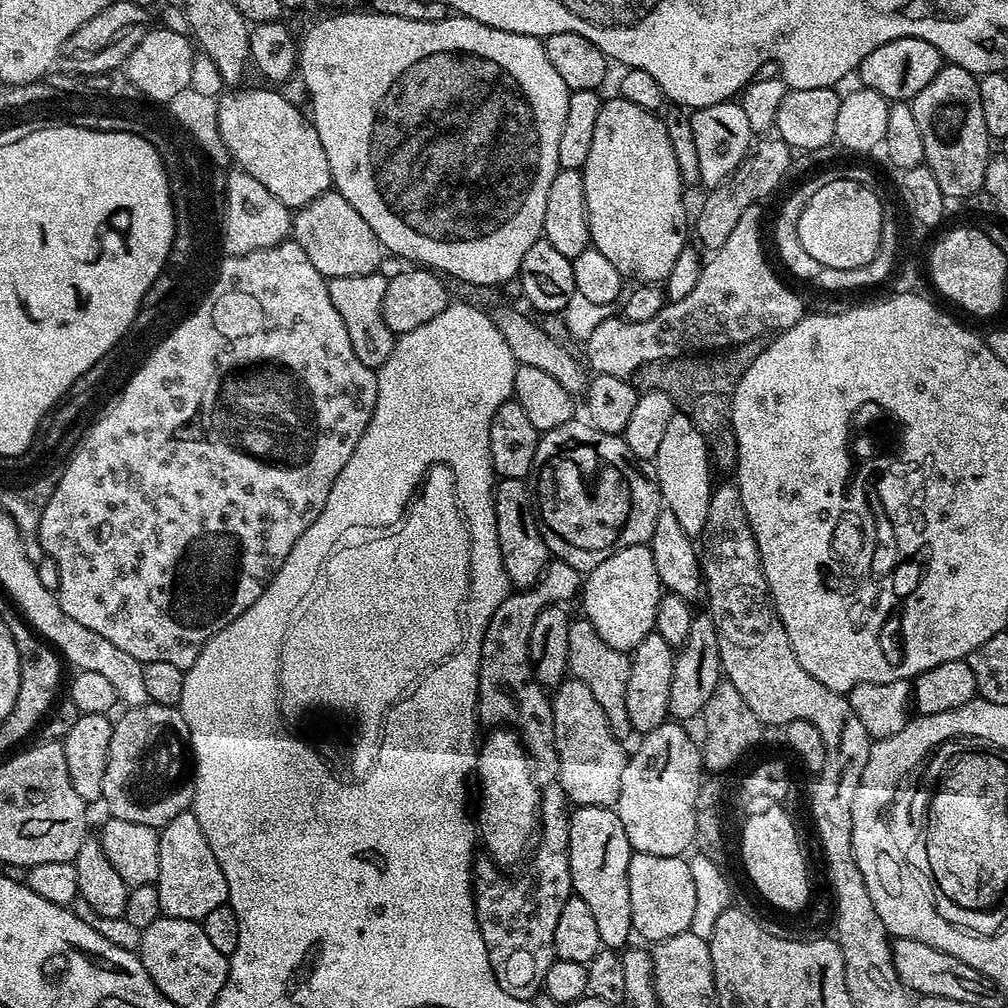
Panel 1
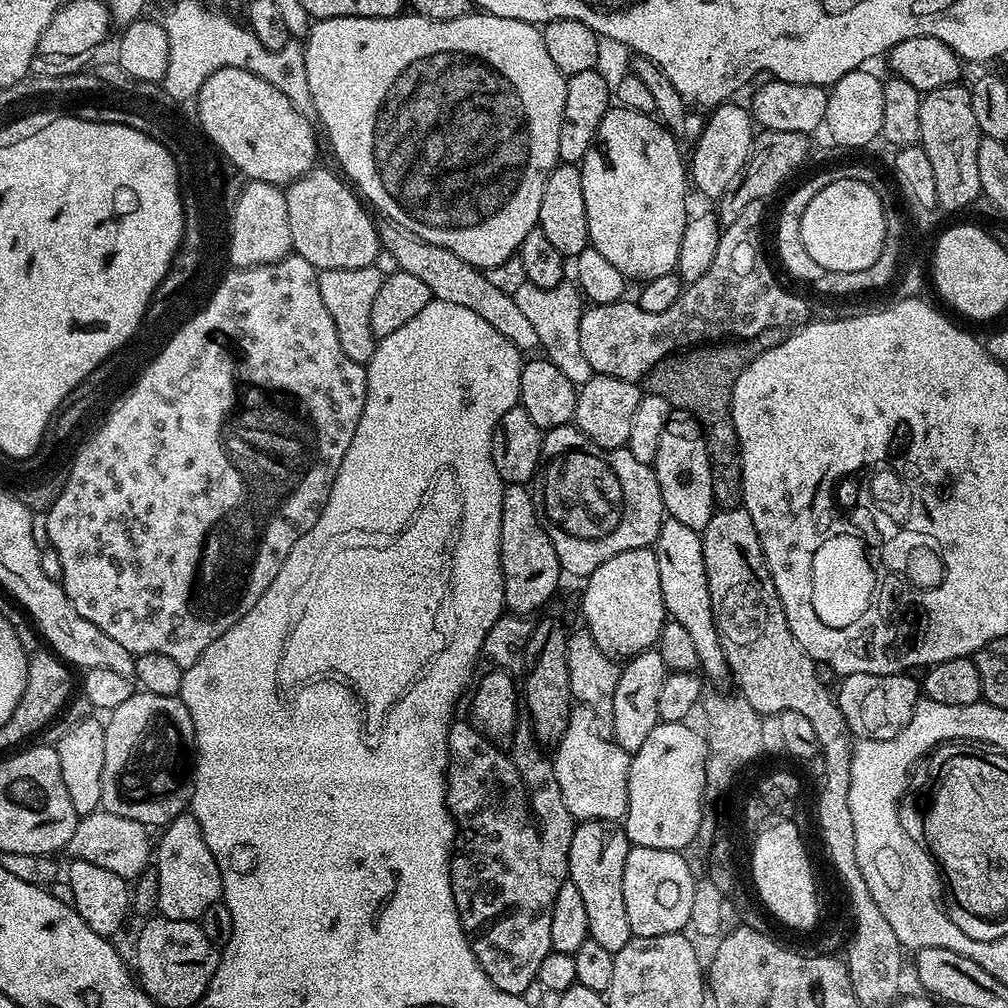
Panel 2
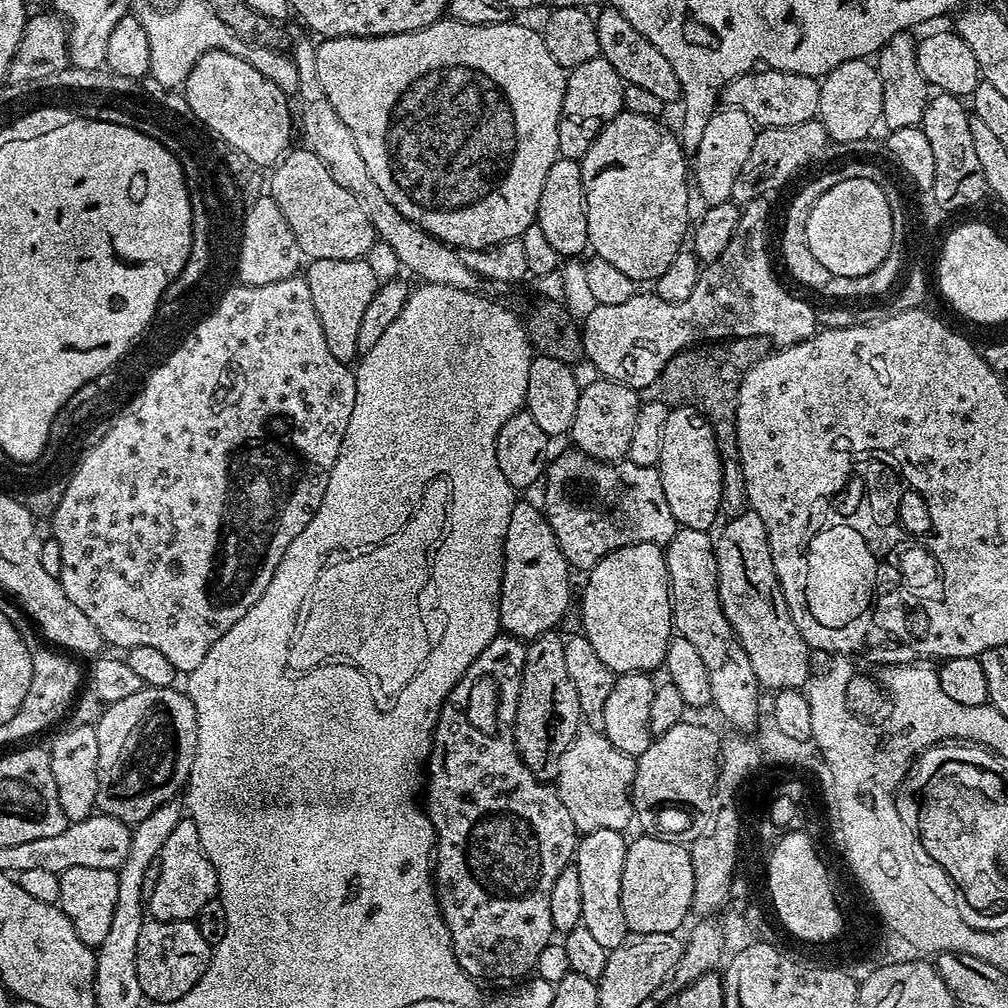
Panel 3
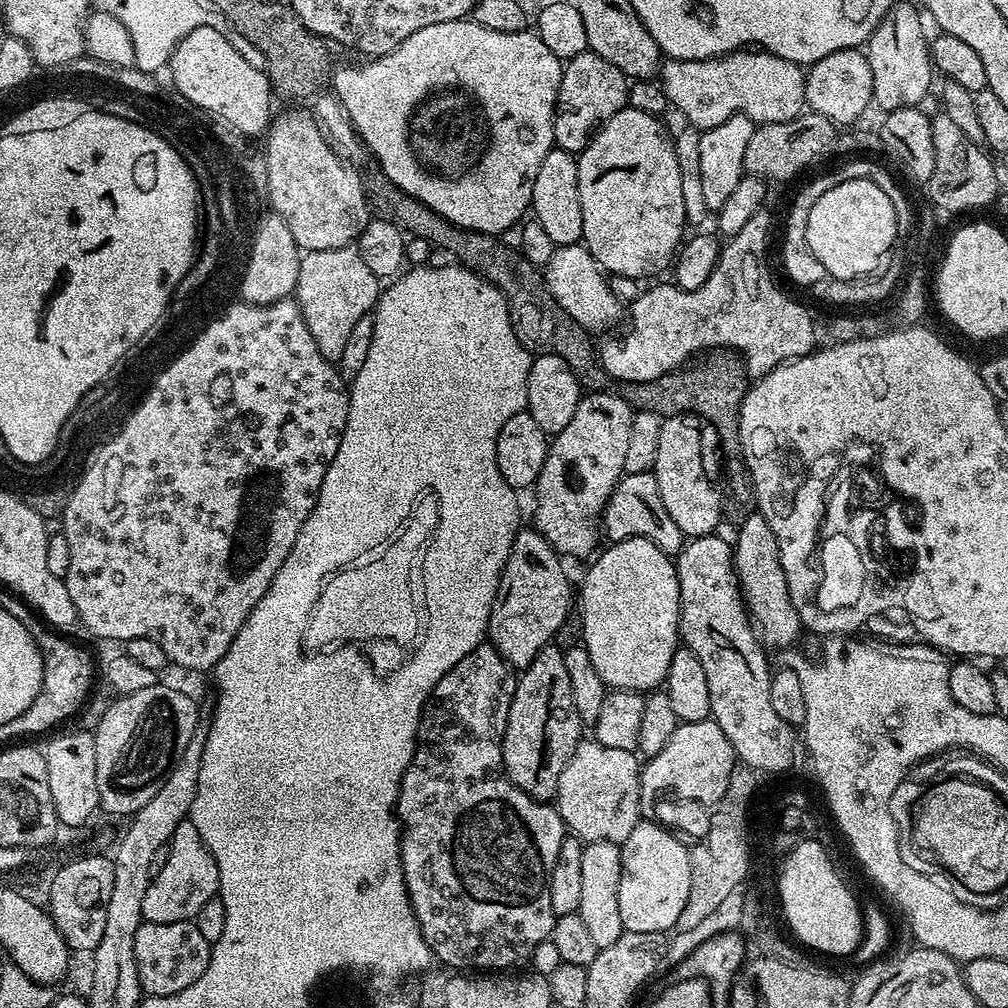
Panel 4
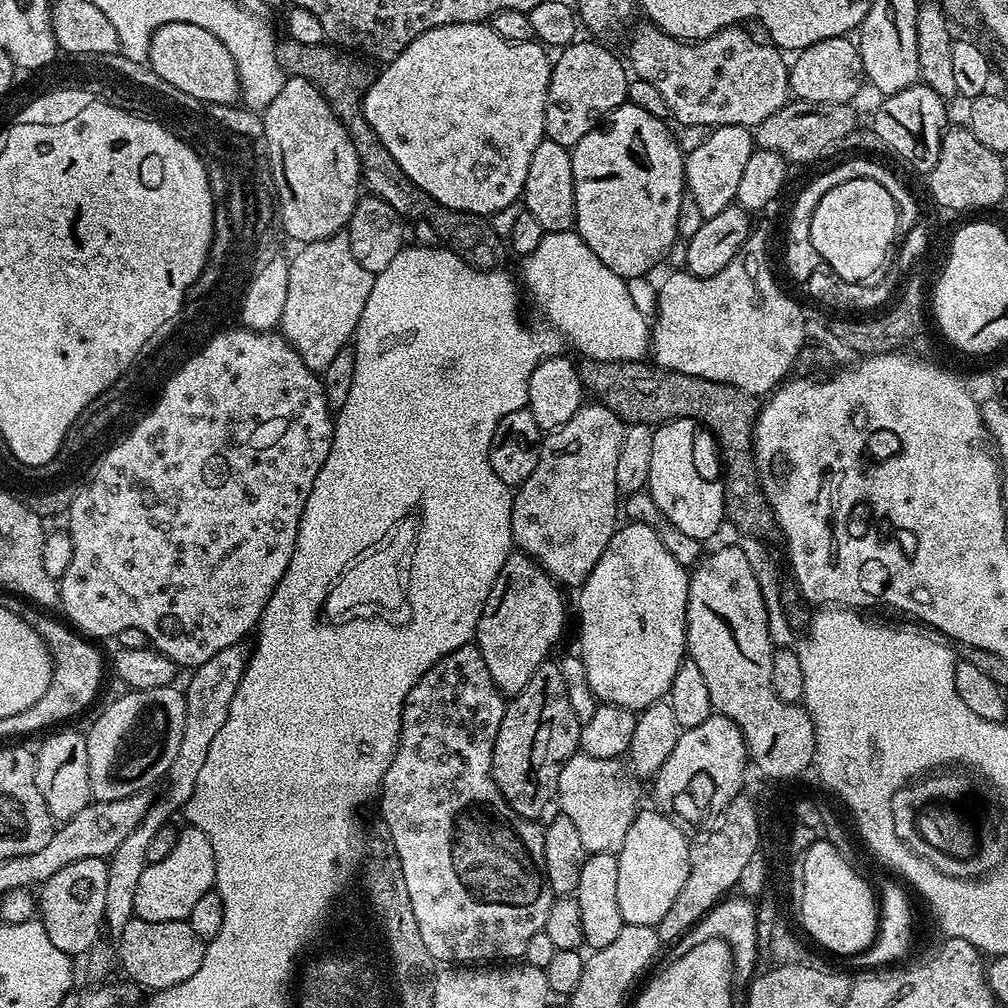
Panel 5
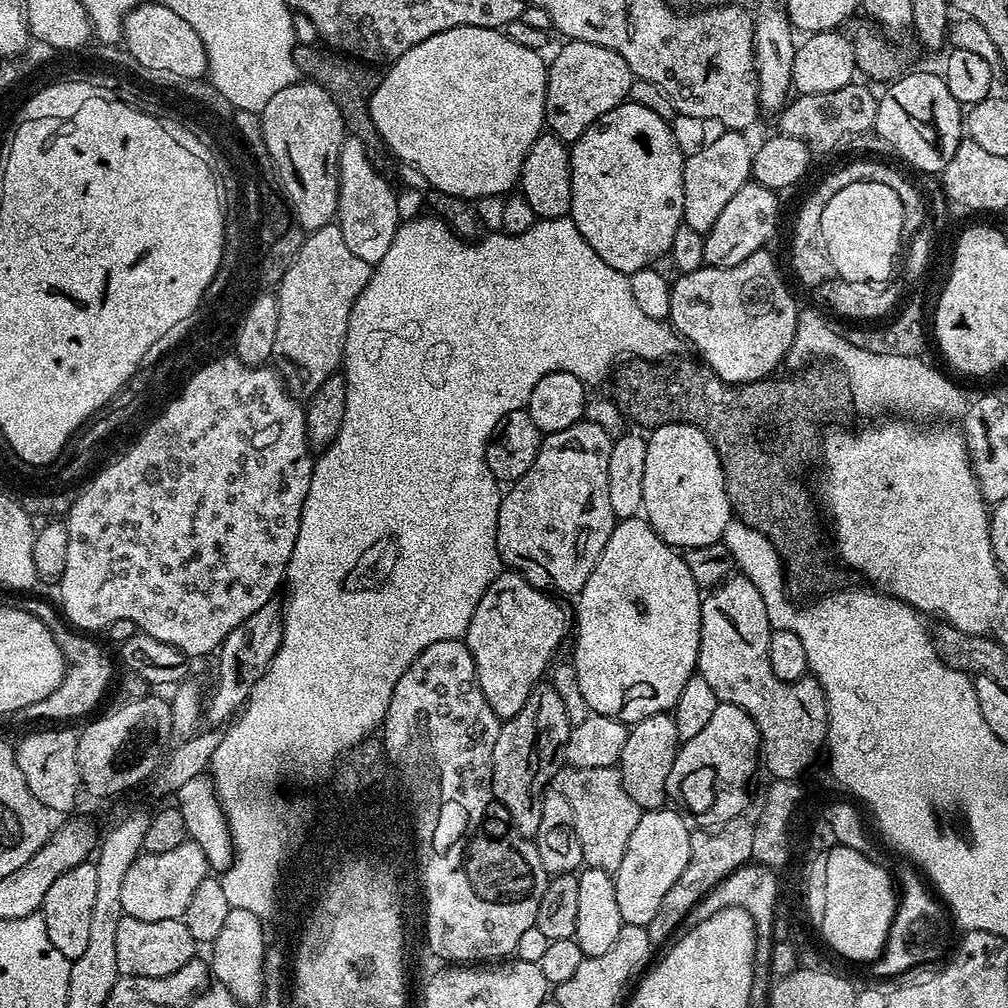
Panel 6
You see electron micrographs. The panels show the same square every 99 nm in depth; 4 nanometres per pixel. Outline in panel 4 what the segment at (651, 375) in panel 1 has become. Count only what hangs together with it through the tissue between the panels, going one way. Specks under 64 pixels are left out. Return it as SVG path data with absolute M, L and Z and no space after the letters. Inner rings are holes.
M724 350L717 351L715 355L705 355L700 359L675 372L668 372L662 378L654 378L650 382L624 384L622 395L624 401L636 412L656 412L661 418L684 413L701 416L710 423L716 420L713 425L716 427L718 438L724 436L719 444L728 444L726 503L722 508L722 516L723 519L739 526L746 517L752 515L756 508L756 494L752 491L748 468L744 465L740 450L740 407L746 391L746 384L743 384L740 379L745 379L746 373L741 357ZM704 358L705 360L700 360ZM712 404L716 404L716 408L712 408Z

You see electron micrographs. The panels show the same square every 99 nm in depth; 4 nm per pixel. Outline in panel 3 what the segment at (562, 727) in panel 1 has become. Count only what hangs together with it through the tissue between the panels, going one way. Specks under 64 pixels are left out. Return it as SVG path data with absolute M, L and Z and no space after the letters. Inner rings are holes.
M581 730L570 742L566 754L562 754L560 773L554 784L558 789L566 810L570 810L570 818L574 818L577 833L593 832L594 830L618 830L624 832L628 823L633 823L634 809L632 807L632 783L636 777L636 760L622 754L608 741L603 732Z

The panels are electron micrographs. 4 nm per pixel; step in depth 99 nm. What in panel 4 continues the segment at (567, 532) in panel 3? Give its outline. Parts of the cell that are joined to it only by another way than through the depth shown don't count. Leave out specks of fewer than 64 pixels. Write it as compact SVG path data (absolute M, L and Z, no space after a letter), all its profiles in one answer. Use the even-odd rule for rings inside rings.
M655 471L629 472L620 477L610 494L608 505L604 507L602 532L612 542L626 538L646 538L654 542L658 550L673 558L679 556L686 543L684 532L678 530L678 522L674 522L674 518L666 514L666 506L662 506Z

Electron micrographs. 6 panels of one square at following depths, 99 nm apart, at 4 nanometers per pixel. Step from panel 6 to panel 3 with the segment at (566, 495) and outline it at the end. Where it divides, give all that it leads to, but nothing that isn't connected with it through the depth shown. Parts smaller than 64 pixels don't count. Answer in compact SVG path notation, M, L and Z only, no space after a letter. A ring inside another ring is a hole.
M599 378L596 382L580 389L578 410L574 410L574 422L570 439L575 447L595 460L616 462L627 457L630 450L630 437L634 431L634 418L642 403L639 391L616 380Z

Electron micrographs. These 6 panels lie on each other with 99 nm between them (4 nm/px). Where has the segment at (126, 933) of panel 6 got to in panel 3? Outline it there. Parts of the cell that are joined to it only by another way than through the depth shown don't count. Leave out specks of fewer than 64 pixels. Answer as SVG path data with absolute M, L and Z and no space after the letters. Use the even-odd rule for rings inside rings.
M145 919L142 931L138 934L138 986L142 986L145 997L152 1002L174 1002L174 998L182 998L182 994L186 994L198 982L198 978L202 978L202 974L206 974L208 963L212 957L213 945L206 942L206 938L202 938L202 934L198 934L198 926L190 920L154 920Z

